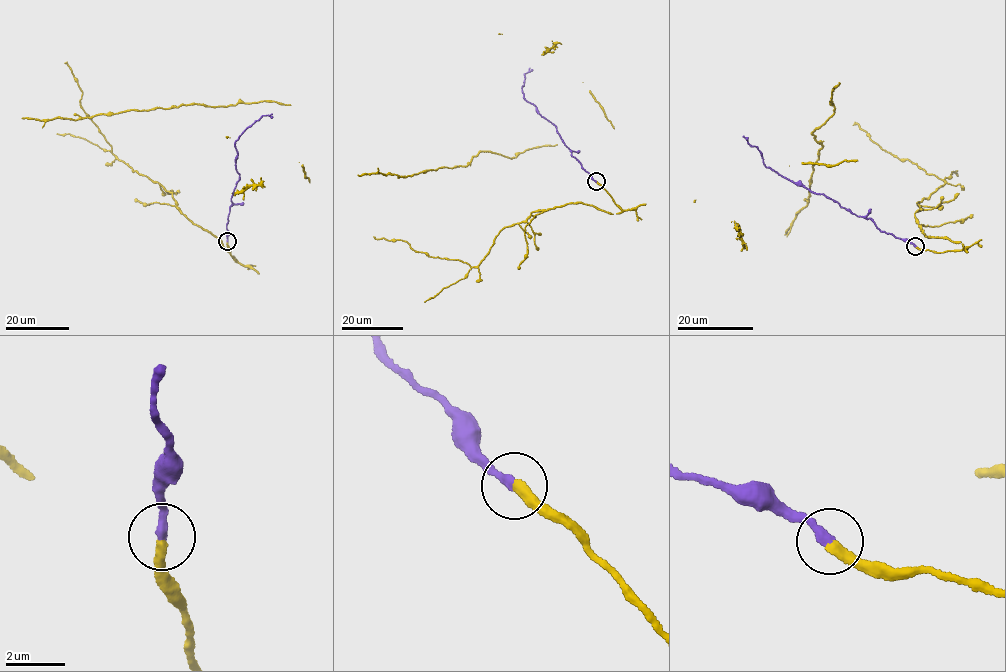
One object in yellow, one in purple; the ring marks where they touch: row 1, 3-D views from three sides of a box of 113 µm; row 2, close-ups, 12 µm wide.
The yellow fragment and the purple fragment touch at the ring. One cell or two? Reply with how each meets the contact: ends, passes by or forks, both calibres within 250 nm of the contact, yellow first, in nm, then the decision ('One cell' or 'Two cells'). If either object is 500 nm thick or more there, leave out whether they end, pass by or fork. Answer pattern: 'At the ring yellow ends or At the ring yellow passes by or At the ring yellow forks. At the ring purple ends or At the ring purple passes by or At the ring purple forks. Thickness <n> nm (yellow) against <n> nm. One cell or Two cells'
At the ring yellow ends. At the ring purple ends. Thickness 360 nm (yellow) against 320 nm. One cell

